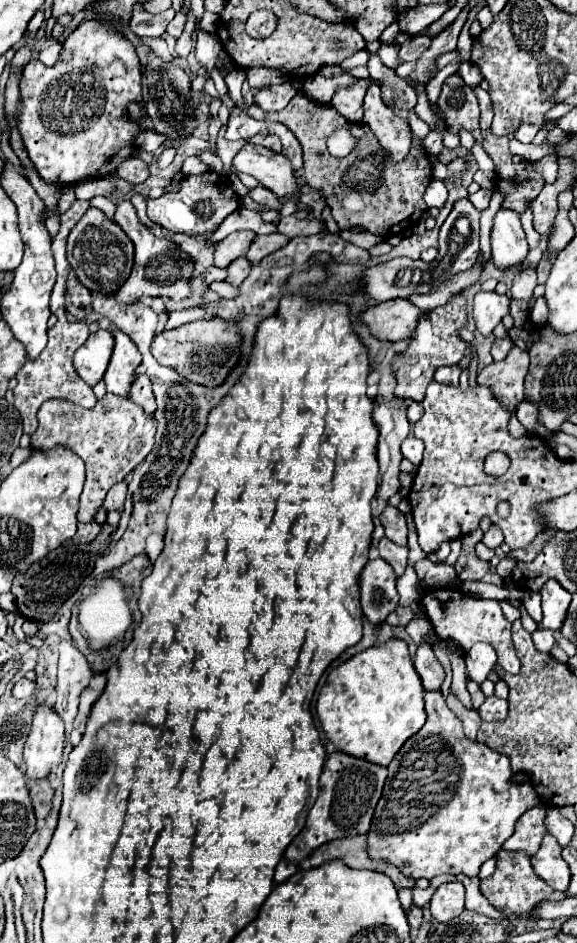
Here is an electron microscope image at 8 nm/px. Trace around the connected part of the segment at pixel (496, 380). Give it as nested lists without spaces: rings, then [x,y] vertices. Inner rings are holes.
[[[516,345],[504,361],[490,363],[478,373],[478,385],[486,385],[504,409],[516,411],[518,403],[524,401],[524,377],[528,371],[528,353]]]

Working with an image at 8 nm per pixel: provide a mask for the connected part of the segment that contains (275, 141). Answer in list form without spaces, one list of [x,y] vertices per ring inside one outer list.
[[[258,133],[248,139],[248,142],[253,143],[254,145],[262,145],[266,149],[272,149],[274,153],[280,153],[282,145],[280,145],[280,139],[276,135],[270,135],[270,133]]]

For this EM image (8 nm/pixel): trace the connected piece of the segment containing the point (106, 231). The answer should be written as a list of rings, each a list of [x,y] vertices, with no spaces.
[[[90,207],[86,211],[86,215],[76,223],[76,227],[72,229],[72,233],[68,237],[66,257],[84,287],[88,287],[90,291],[96,291],[96,293],[110,295],[124,285],[124,281],[128,279],[128,275],[132,271],[134,245],[114,221],[110,221],[100,209]]]

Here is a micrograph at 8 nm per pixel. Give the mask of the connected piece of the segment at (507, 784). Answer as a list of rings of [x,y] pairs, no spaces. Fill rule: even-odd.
[[[426,691],[424,693],[424,701],[426,701],[426,713],[428,713],[428,721],[426,725],[406,741],[406,745],[402,745],[402,749],[398,751],[398,755],[394,757],[394,761],[388,765],[388,779],[386,779],[386,789],[382,791],[382,797],[376,805],[376,811],[374,811],[374,821],[370,825],[370,831],[368,831],[368,855],[370,859],[382,859],[390,865],[396,865],[400,869],[400,873],[404,873],[406,877],[412,877],[412,879],[420,879],[420,877],[426,877],[426,879],[432,879],[436,875],[442,875],[442,873],[448,873],[448,875],[468,875],[468,877],[476,877],[478,875],[478,869],[482,867],[484,861],[488,861],[490,857],[494,857],[500,849],[502,849],[502,843],[512,837],[514,833],[514,825],[516,821],[522,817],[524,811],[536,807],[538,803],[538,795],[534,791],[532,785],[528,783],[522,783],[522,785],[514,785],[510,779],[512,779],[512,769],[510,769],[510,759],[506,755],[500,755],[496,751],[492,751],[490,747],[482,745],[482,743],[476,743],[476,741],[470,741],[464,731],[462,731],[462,723],[460,719],[446,707],[444,703],[444,697],[442,697],[442,691]]]

